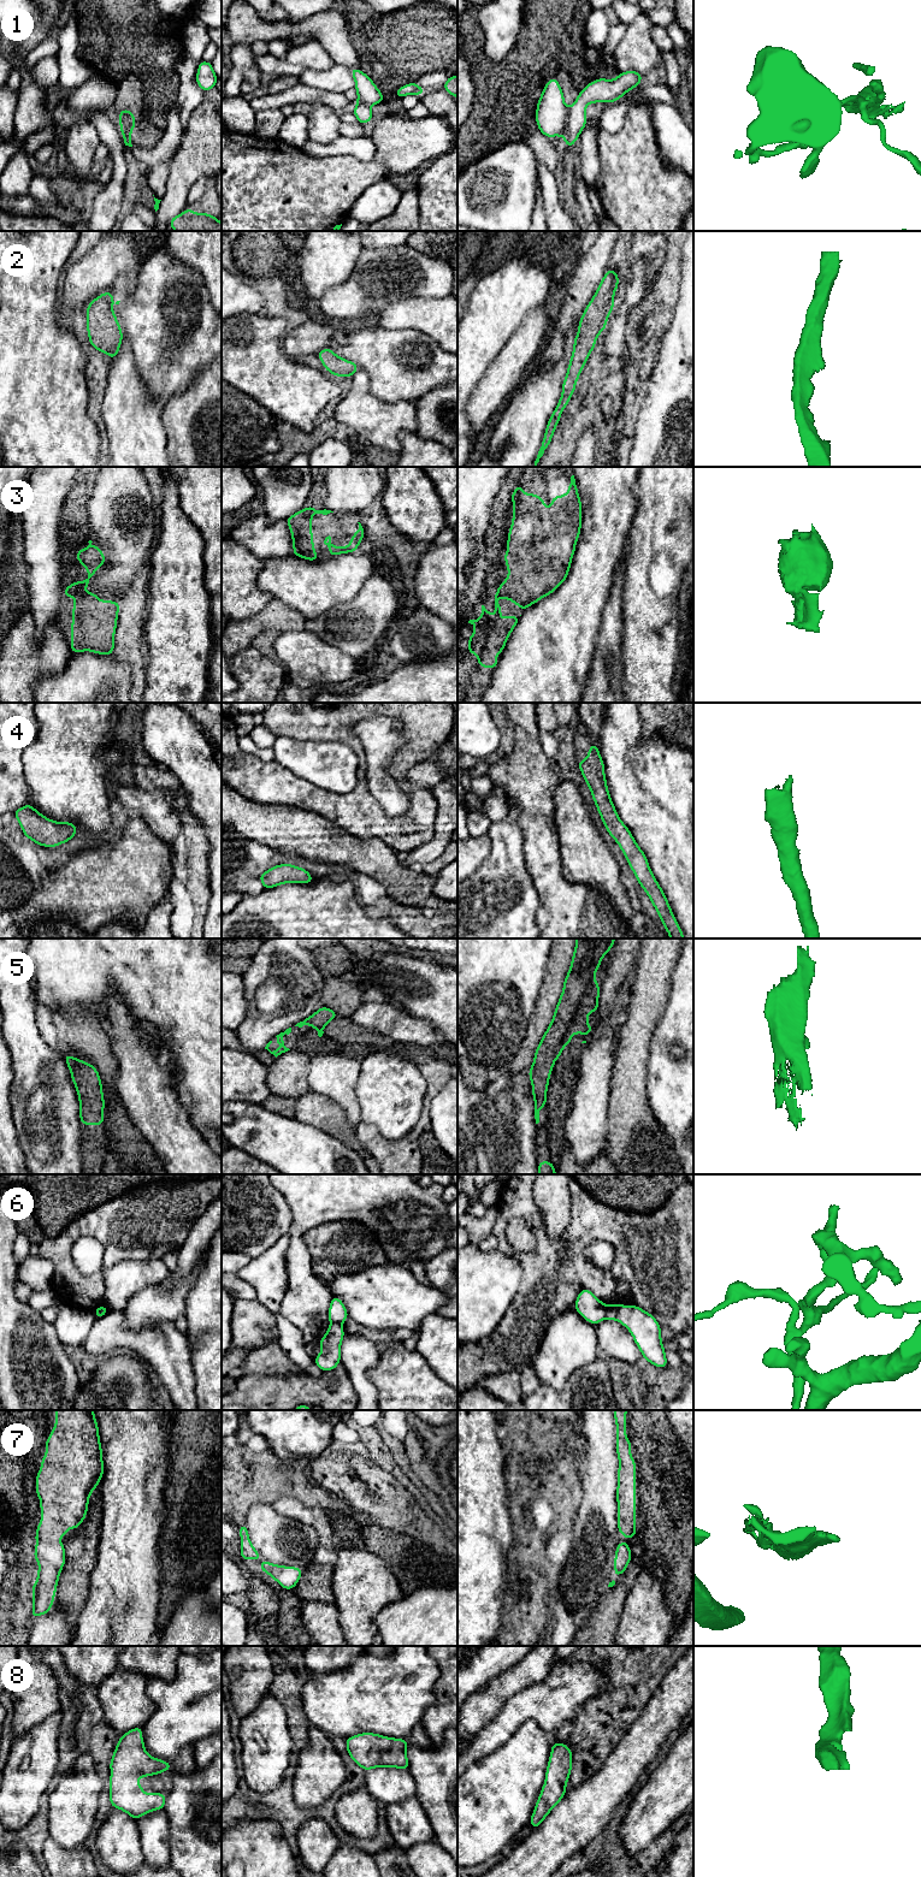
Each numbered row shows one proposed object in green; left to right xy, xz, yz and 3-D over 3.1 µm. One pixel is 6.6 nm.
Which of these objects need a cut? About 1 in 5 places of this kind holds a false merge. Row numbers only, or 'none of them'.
1, 6

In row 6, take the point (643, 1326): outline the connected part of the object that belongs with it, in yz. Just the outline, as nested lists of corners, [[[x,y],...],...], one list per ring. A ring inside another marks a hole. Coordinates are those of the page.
[[[612,1304],[607,1318],[622,1324],[633,1336],[643,1357],[659,1368],[667,1367],[666,1351],[656,1319],[637,1305]]]

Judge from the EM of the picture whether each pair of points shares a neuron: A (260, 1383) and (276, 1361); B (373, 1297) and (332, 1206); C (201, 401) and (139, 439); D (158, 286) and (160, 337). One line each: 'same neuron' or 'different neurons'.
A: same neuron
B: different neurons
C: different neurons
D: same neuron

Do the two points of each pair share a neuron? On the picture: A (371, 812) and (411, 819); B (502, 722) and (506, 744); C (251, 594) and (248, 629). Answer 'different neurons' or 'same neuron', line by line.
A: same neuron
B: same neuron
C: different neurons

